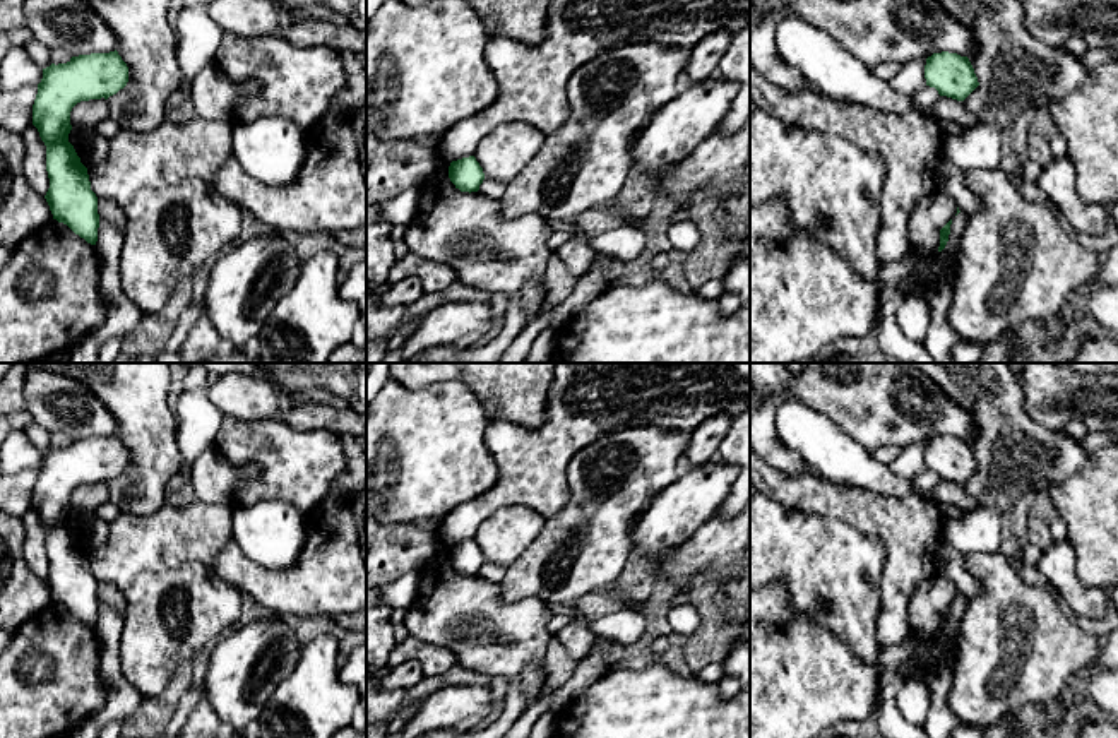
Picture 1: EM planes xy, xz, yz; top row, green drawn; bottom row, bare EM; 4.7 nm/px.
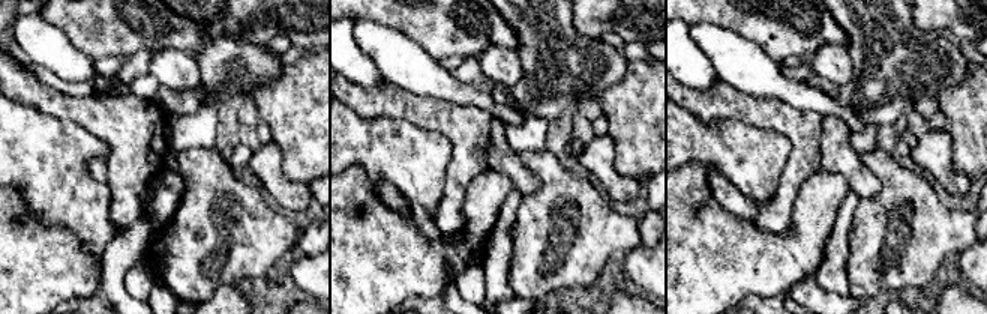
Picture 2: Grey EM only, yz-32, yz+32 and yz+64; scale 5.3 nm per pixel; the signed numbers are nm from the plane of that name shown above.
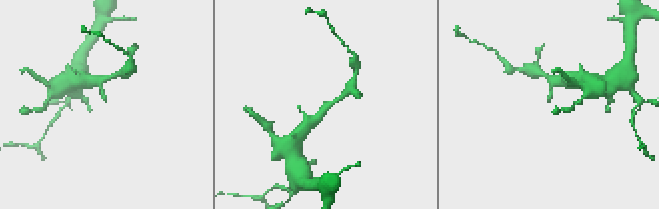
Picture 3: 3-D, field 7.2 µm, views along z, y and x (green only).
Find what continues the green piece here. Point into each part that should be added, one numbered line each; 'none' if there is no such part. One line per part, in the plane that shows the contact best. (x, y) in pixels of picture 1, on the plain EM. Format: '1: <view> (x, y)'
none

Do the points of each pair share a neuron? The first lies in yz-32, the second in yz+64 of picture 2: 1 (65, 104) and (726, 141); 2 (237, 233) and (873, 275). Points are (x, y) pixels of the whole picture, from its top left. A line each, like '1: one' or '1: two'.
1: two
2: one

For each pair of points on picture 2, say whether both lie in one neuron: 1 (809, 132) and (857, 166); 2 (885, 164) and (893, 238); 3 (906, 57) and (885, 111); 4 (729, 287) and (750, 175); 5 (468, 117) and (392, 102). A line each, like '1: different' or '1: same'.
1: different
2: same
3: same
4: different
5: same

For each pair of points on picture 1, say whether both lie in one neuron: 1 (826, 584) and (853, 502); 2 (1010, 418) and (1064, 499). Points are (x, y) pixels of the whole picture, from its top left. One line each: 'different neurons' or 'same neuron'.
1: different neurons
2: different neurons

